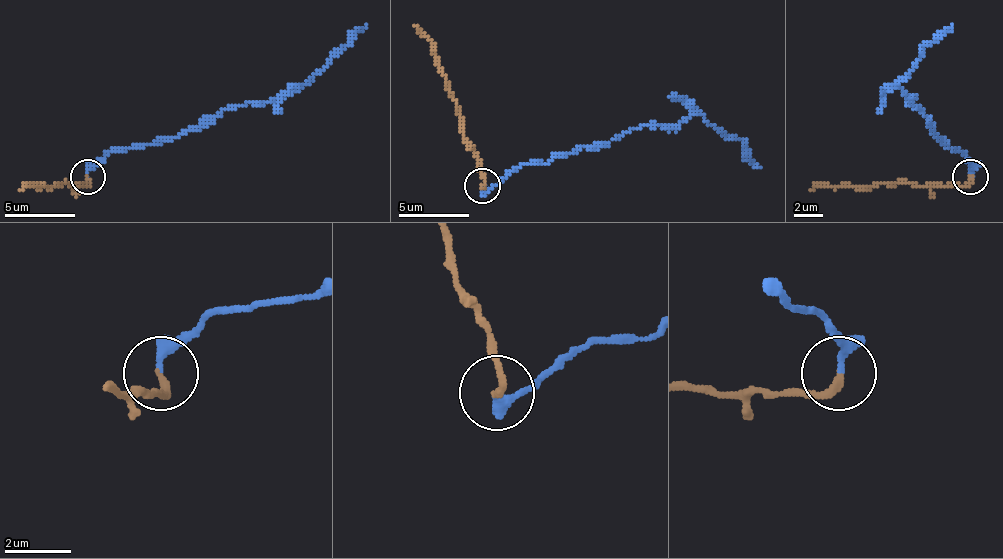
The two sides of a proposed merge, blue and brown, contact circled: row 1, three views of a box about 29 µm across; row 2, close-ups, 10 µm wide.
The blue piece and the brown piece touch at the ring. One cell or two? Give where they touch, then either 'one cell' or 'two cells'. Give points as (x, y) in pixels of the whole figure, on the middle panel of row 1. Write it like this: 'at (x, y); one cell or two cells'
at (482, 186); one cell

